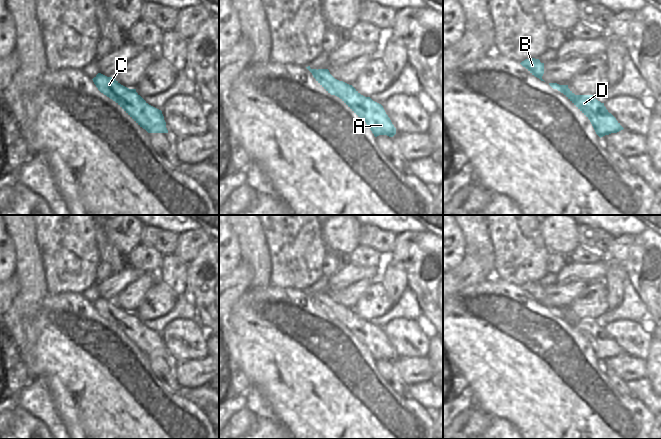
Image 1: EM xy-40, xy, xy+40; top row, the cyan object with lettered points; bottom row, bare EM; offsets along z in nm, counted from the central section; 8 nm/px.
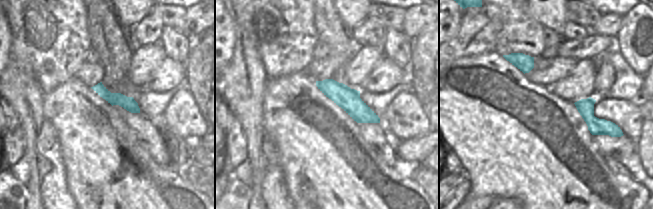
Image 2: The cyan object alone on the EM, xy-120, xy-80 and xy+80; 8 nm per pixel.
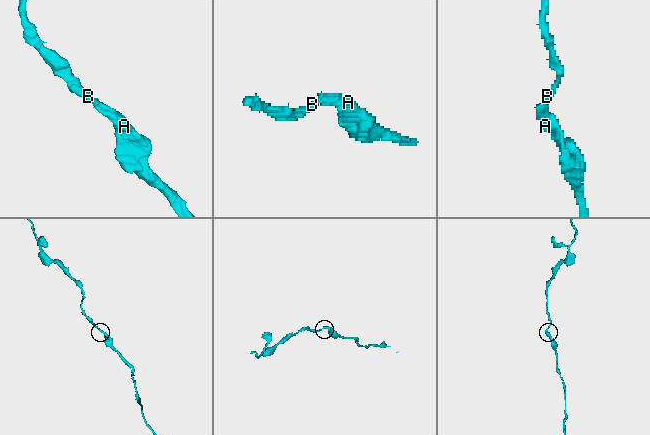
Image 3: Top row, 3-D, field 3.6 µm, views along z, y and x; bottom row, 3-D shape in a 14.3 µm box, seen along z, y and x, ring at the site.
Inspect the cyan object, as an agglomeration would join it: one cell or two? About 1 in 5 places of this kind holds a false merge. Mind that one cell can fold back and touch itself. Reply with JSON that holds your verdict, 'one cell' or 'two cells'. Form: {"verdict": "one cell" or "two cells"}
{"verdict": "one cell"}

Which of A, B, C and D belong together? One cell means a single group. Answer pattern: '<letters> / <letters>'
A B C D

